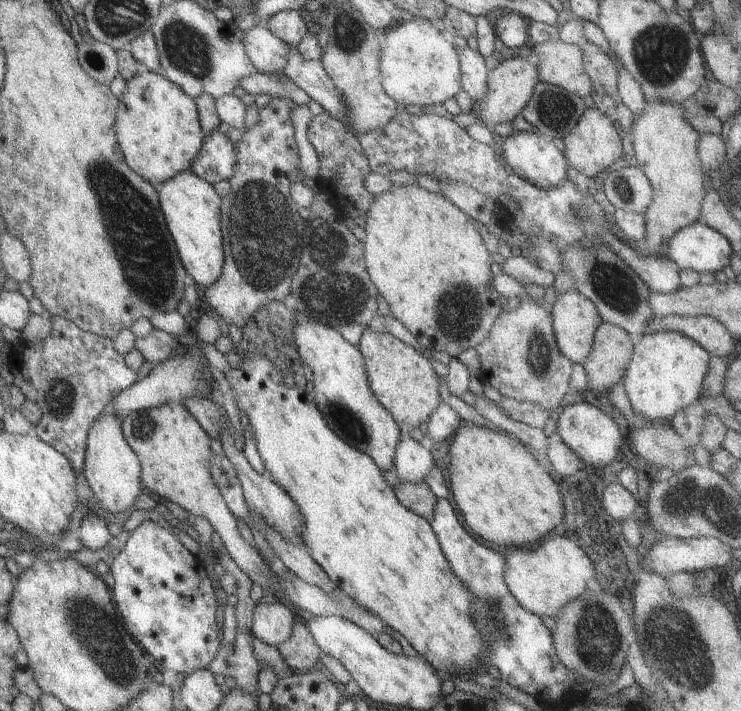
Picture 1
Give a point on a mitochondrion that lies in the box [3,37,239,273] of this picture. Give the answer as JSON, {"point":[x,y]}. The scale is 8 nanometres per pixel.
{"point":[95,59]}

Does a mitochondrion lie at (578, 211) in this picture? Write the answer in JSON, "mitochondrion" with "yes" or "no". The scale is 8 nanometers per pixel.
{"mitochondrion":"yes"}

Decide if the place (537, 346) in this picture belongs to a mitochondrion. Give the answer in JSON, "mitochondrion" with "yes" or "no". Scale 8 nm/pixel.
{"mitochondrion":"yes"}

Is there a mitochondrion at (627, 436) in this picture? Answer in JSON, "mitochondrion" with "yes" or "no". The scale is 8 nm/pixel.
{"mitochondrion":"no"}

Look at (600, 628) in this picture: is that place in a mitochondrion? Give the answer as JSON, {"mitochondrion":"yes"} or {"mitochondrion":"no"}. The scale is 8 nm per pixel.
{"mitochondrion":"yes"}

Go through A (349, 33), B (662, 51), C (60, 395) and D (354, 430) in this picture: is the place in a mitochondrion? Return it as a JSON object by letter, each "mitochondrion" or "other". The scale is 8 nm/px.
{"A":"mitochondrion","B":"mitochondrion","C":"mitochondrion","D":"mitochondrion"}

